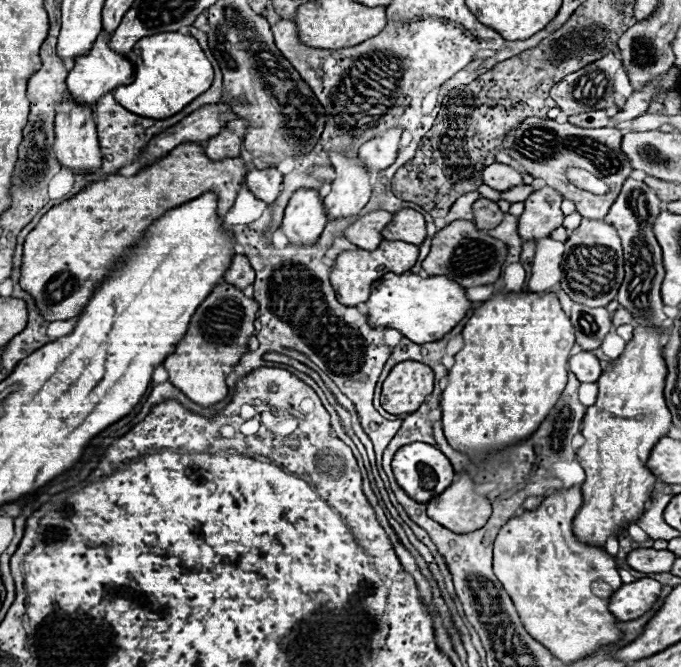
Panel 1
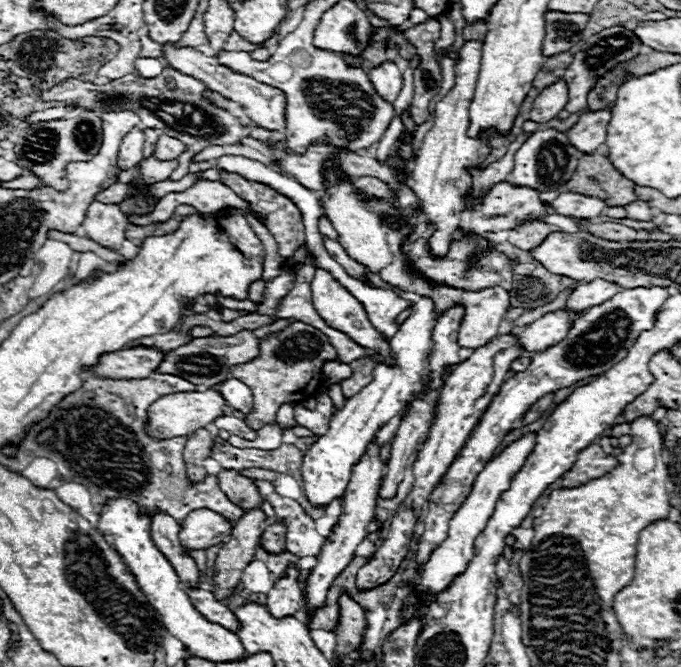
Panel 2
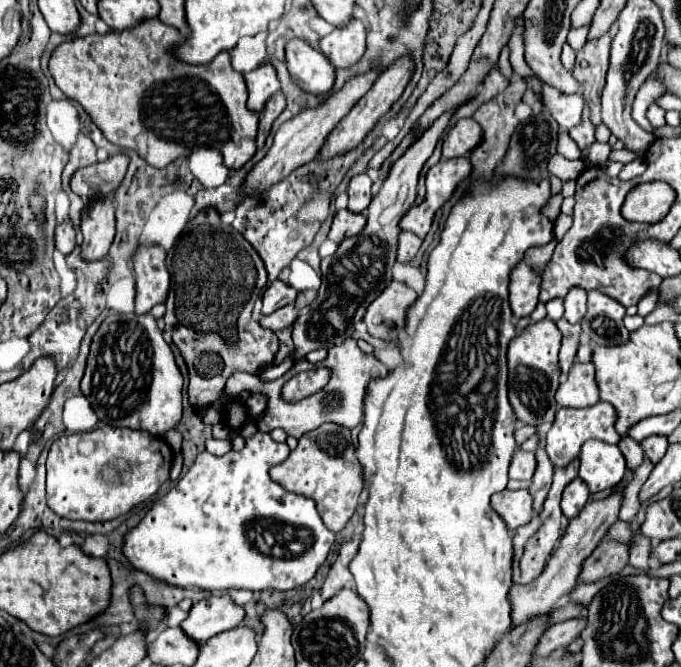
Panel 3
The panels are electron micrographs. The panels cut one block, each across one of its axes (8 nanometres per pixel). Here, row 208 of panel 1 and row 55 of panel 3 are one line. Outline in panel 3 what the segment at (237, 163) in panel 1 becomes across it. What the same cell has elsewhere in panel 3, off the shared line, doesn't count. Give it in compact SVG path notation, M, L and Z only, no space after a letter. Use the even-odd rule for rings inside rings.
M146 18L130 30L110 30L108 34L96 32L58 44L50 54L48 70L56 86L90 114L92 122L112 144L136 150L150 166L164 168L196 148L210 146L222 152L228 170L240 170L256 154L254 138L260 116L246 108L248 90L244 76L232 68L228 52L218 54L210 64L202 66L178 62L168 50L182 40L184 36L176 28L158 18Z

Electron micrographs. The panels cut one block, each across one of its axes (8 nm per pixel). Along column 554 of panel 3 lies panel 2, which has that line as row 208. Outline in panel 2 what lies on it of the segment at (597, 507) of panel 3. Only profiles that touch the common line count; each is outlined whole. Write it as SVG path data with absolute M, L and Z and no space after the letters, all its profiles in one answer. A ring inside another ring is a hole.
M574 192L558 194L558 198L548 202L548 206L556 214L576 216L576 218L596 218L596 216L602 216L604 208L606 208L606 204L602 200L582 196L582 194L574 194Z

